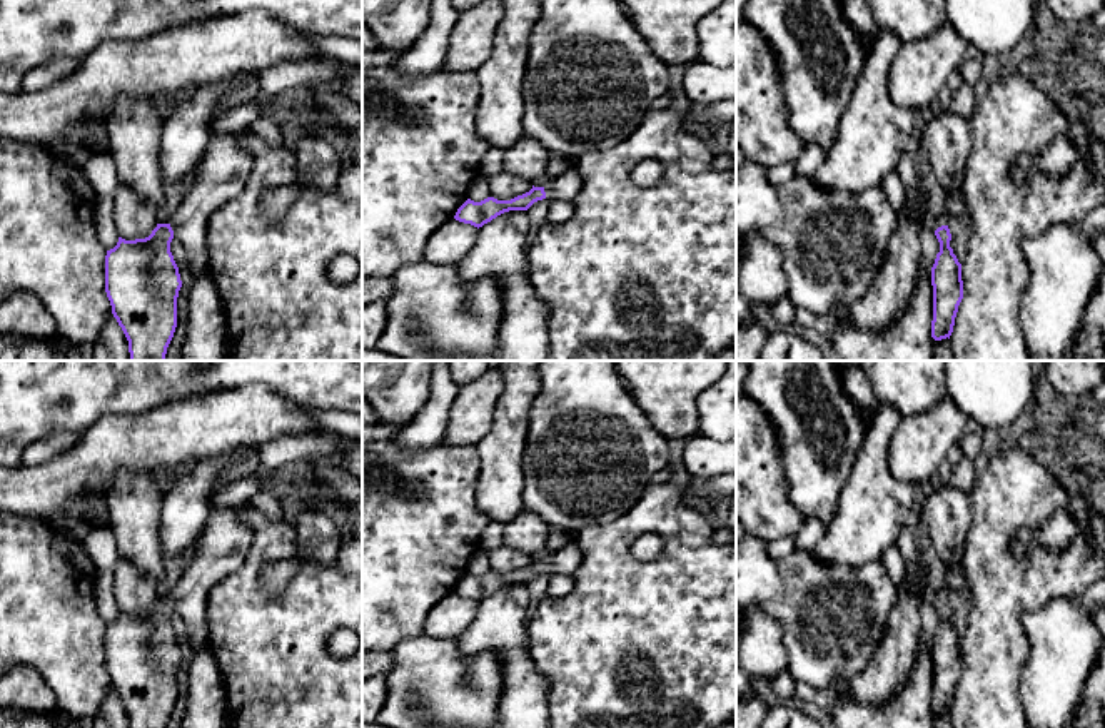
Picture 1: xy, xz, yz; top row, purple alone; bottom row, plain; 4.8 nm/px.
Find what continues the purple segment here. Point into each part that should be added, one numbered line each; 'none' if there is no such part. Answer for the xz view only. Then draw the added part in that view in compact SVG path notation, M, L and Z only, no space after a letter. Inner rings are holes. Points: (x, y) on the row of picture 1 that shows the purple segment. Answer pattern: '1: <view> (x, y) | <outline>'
1: xz (566, 186) | M576 165L566 169L561 175L552 177L546 185L546 199L547 200L569 200L574 202L576 195L583 187L581 174Z

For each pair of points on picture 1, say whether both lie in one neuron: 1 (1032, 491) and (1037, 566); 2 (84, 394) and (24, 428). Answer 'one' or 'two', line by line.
1: one
2: one

